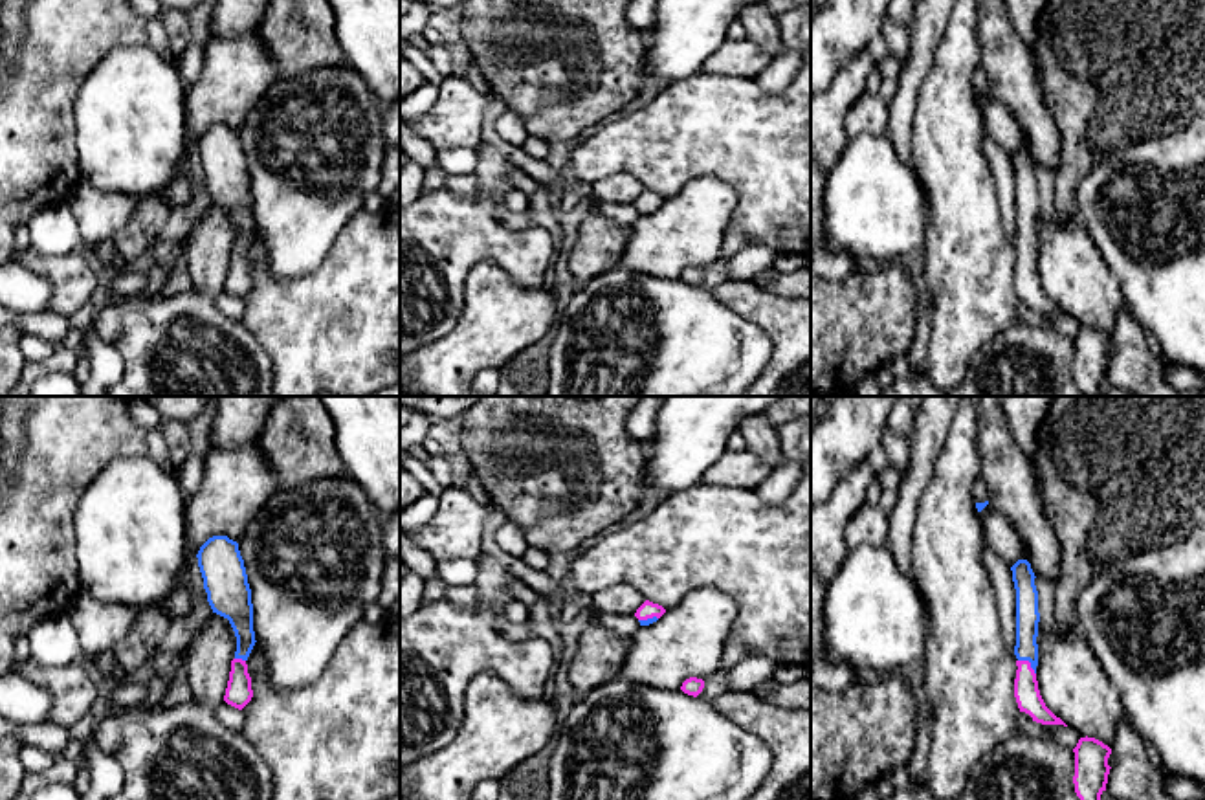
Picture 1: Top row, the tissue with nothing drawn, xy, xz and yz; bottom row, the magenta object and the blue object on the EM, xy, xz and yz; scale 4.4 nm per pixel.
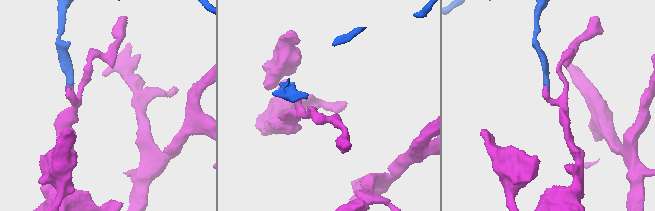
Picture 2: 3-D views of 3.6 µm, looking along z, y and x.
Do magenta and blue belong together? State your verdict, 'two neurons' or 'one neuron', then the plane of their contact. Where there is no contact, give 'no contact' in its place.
one neuron | yz

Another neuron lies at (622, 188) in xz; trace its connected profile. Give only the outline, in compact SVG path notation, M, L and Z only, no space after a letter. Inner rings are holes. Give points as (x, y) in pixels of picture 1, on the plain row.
M616 172L592 183L592 194L611 204L635 204L644 191L644 183L629 172Z

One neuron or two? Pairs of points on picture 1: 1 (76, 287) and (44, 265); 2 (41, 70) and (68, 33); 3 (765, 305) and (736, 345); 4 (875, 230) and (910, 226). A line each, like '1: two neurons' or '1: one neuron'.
1: one neuron
2: one neuron
3: two neurons
4: one neuron

